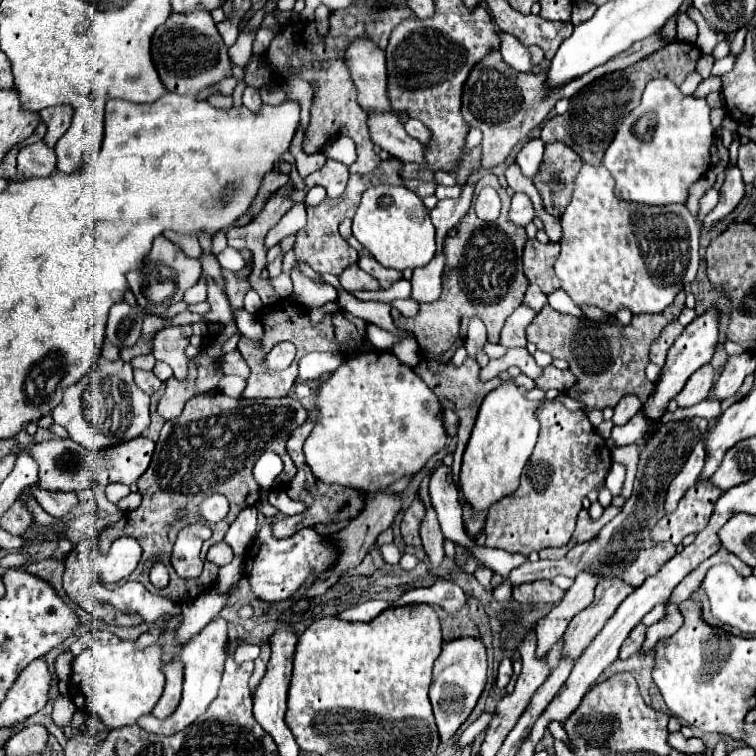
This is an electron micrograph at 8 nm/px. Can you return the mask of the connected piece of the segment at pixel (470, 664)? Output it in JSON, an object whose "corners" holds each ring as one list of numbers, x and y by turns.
{"corners":[[457,637,451,641,443,641,441,653,433,669,433,683,429,689,435,723,443,743,447,743,457,733,457,729,467,721,467,717,477,705,479,695,483,693,485,683,487,683,487,651,483,641,477,637]]}

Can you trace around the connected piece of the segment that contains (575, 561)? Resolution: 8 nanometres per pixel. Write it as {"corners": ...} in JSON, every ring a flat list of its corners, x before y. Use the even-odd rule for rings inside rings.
{"corners":[[669,421,661,425,643,445,639,453,639,471,635,479,635,489,629,501,623,505,623,511,609,521,601,533,585,543,575,545,569,549,569,553,563,559,555,561,537,561,537,563,523,563,521,567,513,569,509,579,513,585,531,583,535,579,553,579,555,575,565,577,577,577,579,573,587,571,601,579,621,579,623,583,631,587,643,585,643,581,657,573,661,565,665,565,676,554,676,546,671,542,653,543,649,537,651,525,655,525,665,513,663,513,663,495,667,493,667,485,675,479,675,475,685,465,691,449,697,445,697,441,705,429,697,425,697,421]]}

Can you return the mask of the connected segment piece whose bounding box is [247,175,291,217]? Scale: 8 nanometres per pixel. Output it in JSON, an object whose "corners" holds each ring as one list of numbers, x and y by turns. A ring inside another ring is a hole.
{"corners":[[277,175,277,177,263,177,263,183,261,183,261,187,259,187,259,193,257,193,257,197,255,197,255,201,251,203,251,207,249,207,249,211,247,211,247,215,251,215,251,217,257,217,259,213,261,213,261,209,265,207,265,203,267,203,267,199,277,191,277,189,281,189,283,185,287,185,291,181,291,177,289,175]]}

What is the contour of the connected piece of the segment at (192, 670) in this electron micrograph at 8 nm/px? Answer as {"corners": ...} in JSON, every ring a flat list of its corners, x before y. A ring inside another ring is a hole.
{"corners":[[217,617,213,619,199,635,195,635,181,651,181,661,185,665,185,683,183,683,183,699,179,703,179,707,171,713,171,717,167,719,153,719,153,715,141,717,137,721,139,727,151,731,151,733,161,733,161,735,173,735,185,727,189,727,199,715,203,715,209,707,209,703,217,697,219,691,219,681,223,675,223,663,225,663,225,649,227,649,227,621]]}

